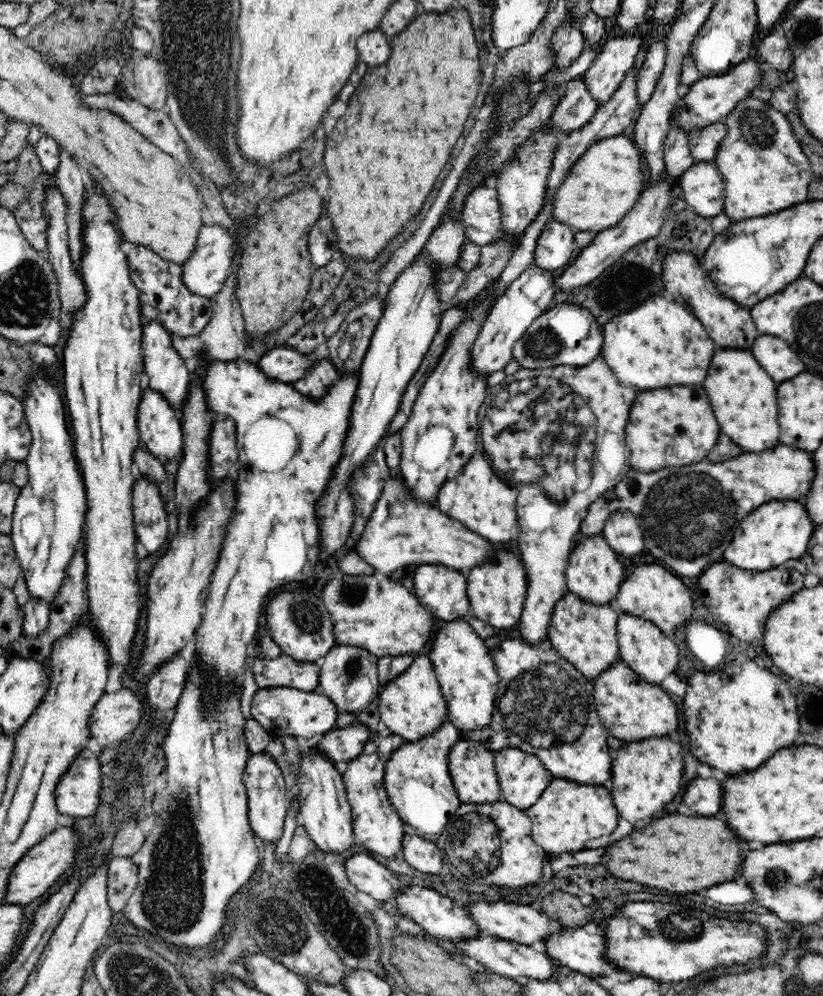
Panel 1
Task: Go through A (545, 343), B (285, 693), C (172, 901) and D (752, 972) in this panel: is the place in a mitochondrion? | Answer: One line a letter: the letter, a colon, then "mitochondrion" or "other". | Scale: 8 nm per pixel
A: mitochondrion
B: other
C: mitochondrion
D: other

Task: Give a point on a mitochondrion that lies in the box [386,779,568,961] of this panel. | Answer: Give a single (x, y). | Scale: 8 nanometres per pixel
(472, 841)

